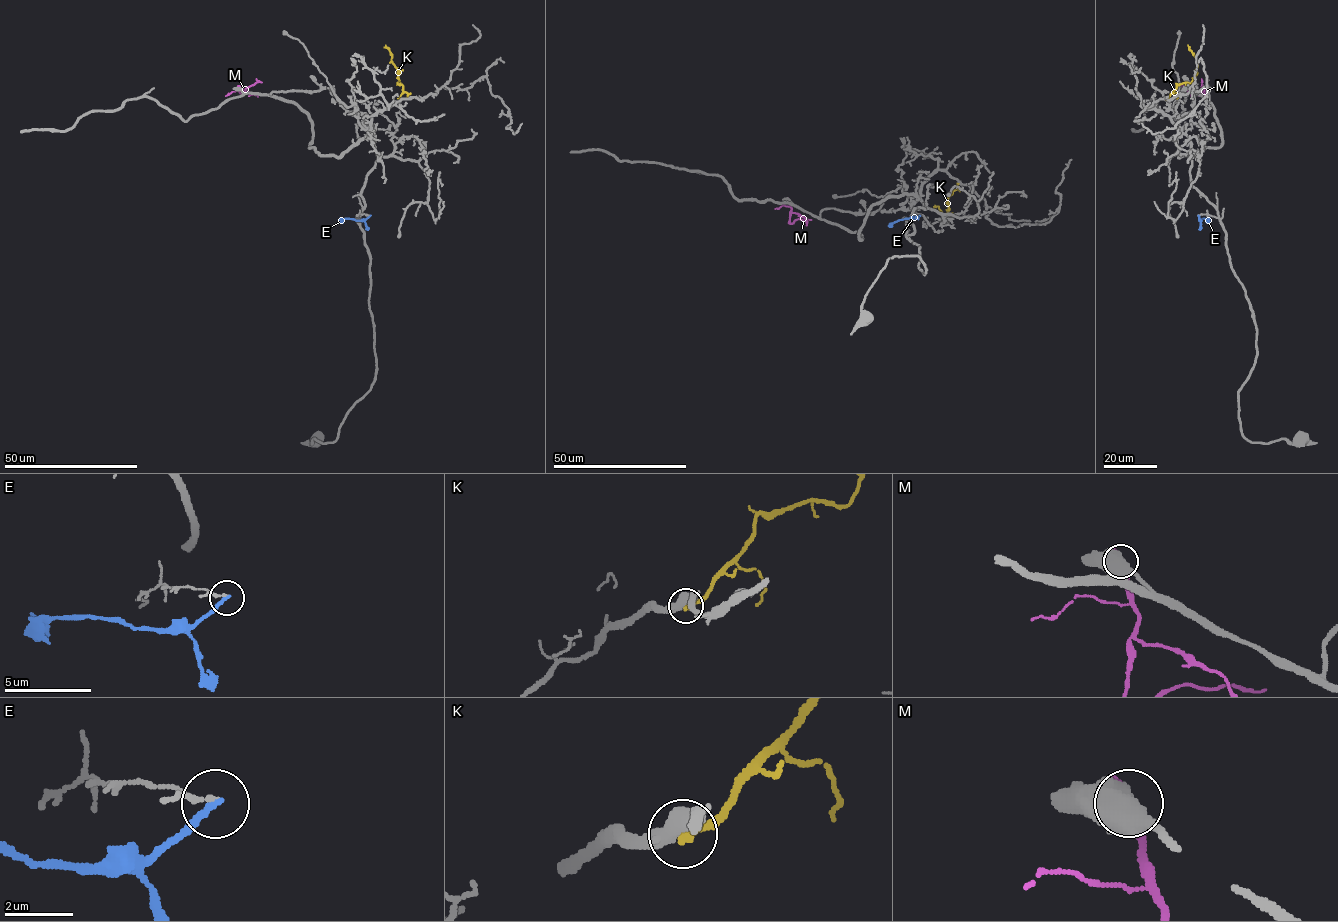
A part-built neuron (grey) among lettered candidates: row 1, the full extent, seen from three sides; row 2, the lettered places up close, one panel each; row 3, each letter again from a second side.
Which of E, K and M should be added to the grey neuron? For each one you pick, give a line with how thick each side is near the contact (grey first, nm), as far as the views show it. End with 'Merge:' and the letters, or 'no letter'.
K: 440 nm thick on the grey side, 280 nm on the other
Merge: K

